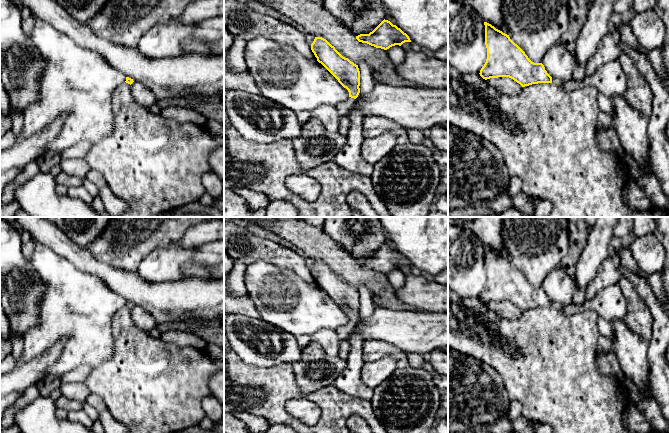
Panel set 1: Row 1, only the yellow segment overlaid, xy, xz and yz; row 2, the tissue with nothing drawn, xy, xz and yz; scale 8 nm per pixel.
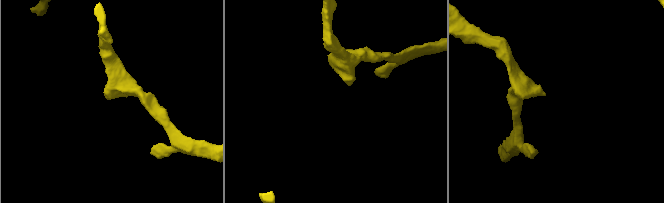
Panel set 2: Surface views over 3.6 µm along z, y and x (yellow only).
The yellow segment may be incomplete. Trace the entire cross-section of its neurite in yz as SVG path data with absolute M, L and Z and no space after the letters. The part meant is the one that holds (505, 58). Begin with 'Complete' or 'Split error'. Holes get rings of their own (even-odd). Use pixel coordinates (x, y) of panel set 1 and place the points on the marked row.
Split error. M487 22L484 25L487 59L479 73L483 79L509 77L522 87L538 83L553 83L558 87L564 84L565 81L552 78L542 63L532 62L509 35Z

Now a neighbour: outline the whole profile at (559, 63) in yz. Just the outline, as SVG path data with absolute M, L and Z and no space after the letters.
M561 43L552 46L543 56L541 63L552 78L562 81L572 80L576 66L574 55Z

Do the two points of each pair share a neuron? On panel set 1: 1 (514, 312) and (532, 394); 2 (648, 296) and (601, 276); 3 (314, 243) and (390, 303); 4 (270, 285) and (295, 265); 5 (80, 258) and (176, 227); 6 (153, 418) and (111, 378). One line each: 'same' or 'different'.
1: different
2: different
3: same
4: different
5: different
6: same

